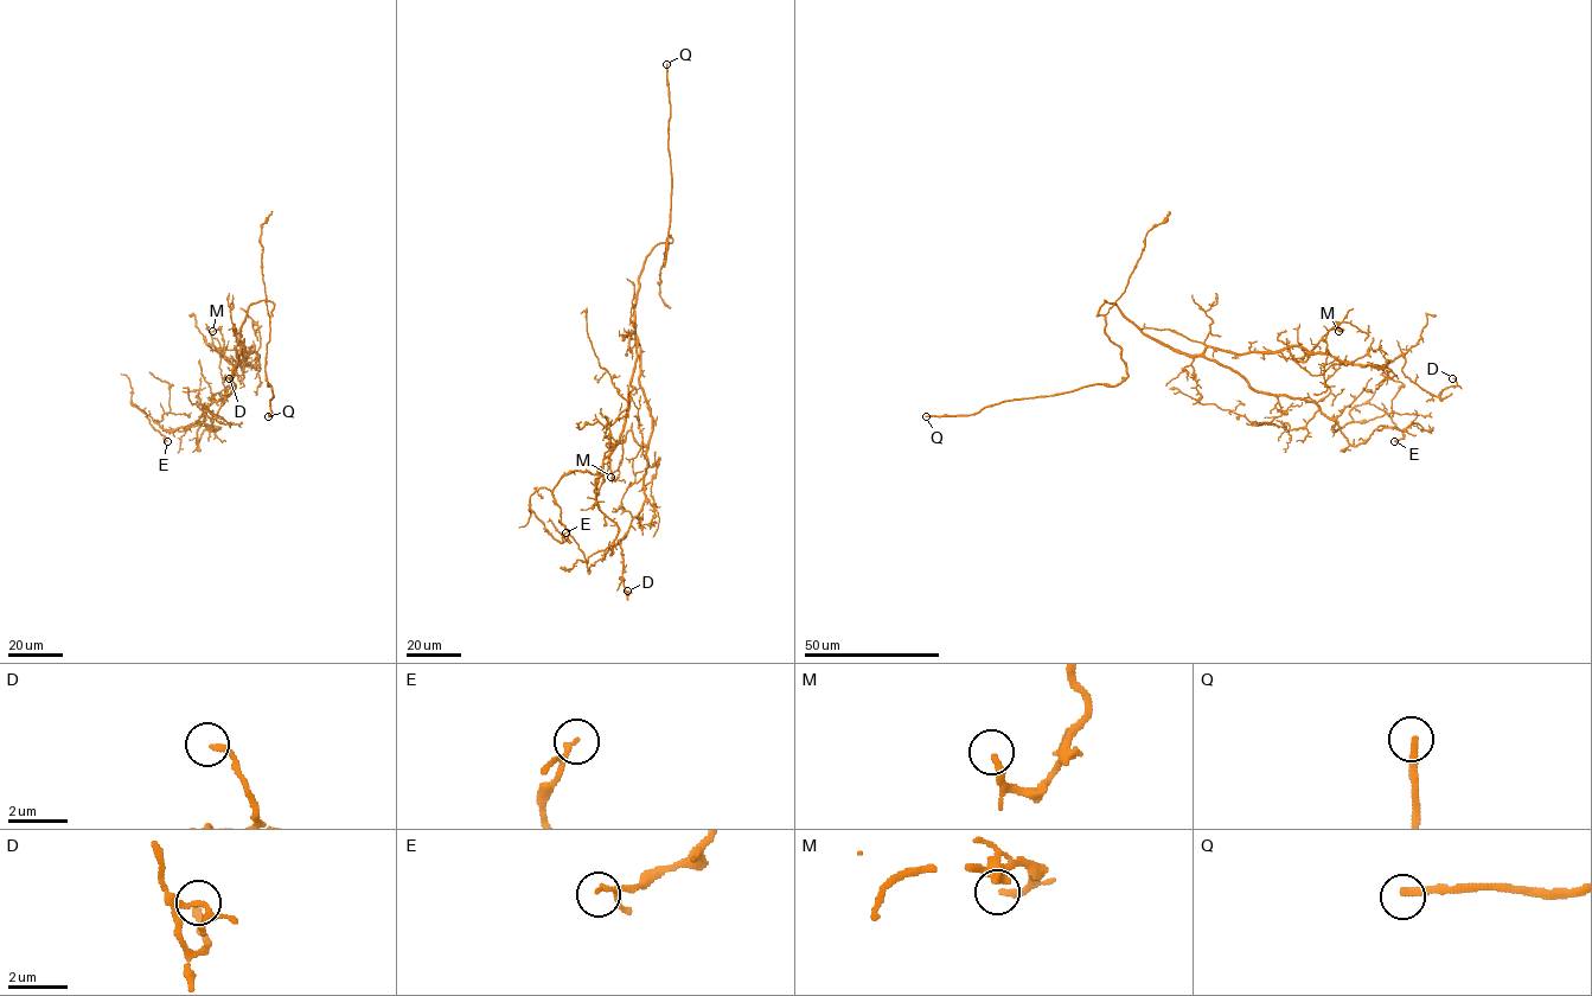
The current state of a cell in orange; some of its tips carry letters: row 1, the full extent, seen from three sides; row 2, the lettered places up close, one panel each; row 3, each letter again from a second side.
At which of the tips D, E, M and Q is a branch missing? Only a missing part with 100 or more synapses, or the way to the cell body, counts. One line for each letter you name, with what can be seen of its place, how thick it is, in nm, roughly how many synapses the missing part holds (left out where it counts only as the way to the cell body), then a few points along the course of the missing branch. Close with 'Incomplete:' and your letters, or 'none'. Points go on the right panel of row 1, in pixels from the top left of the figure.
Q: (926, 416) | 240 nm | 100 syn
Incomplete: Q

